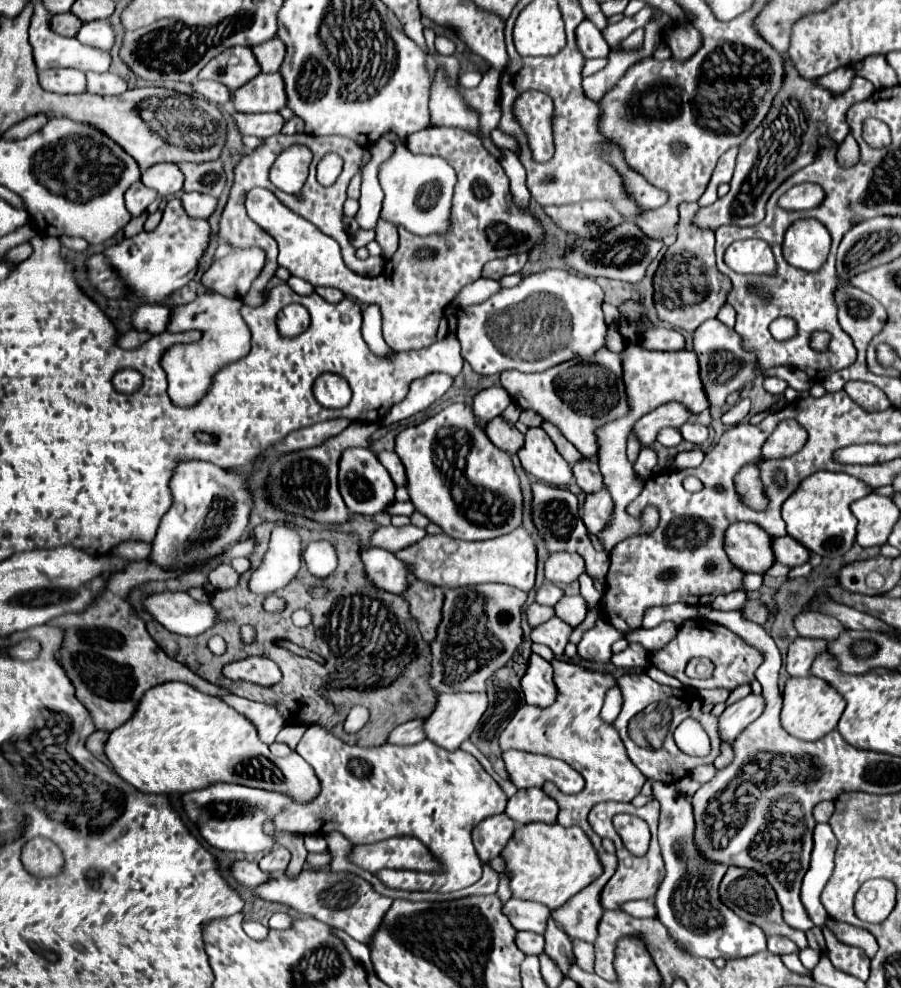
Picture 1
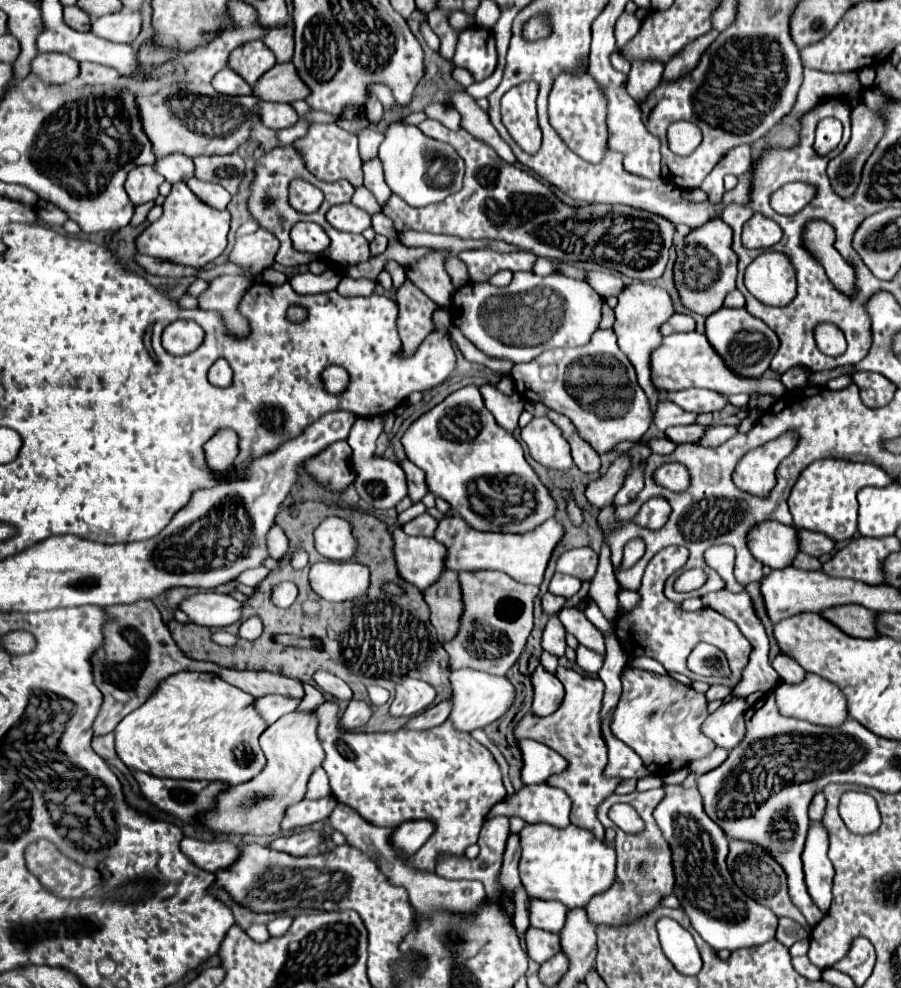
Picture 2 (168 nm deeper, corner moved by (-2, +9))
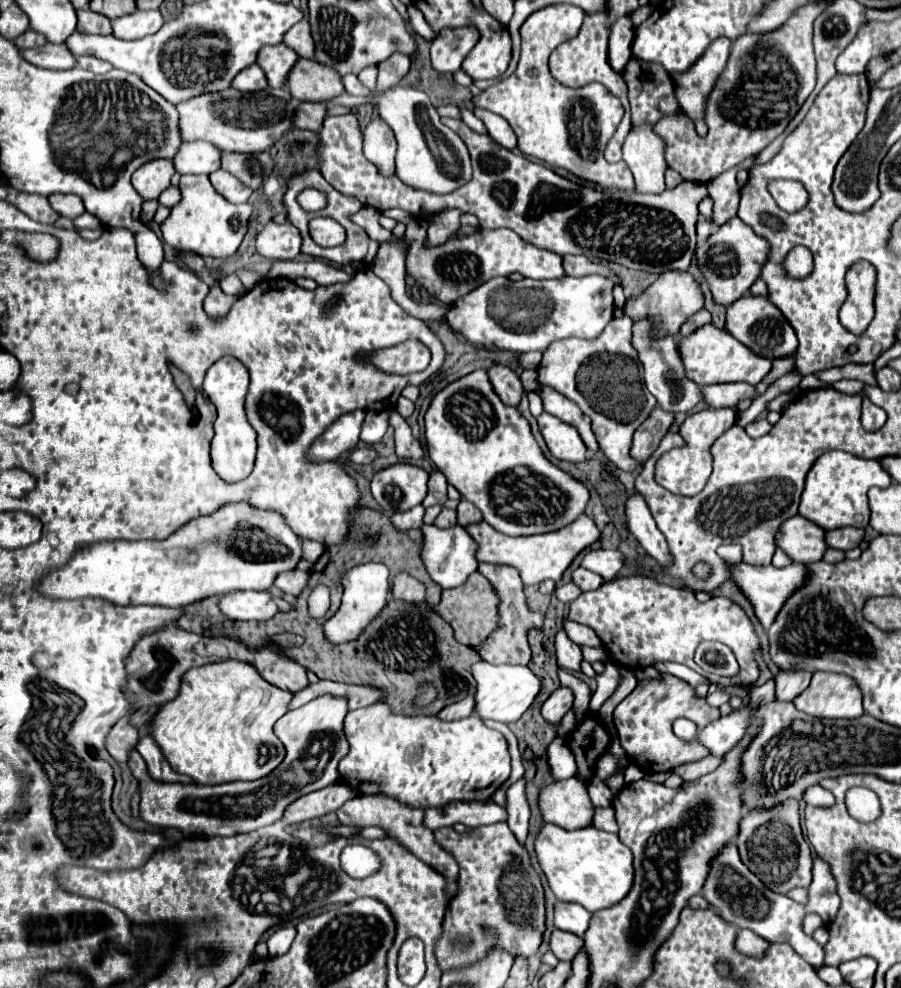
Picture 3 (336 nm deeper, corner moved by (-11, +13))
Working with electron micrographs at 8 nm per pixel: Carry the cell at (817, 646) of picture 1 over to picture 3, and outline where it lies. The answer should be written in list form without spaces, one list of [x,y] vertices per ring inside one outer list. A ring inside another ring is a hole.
[[[778,672],[776,680],[776,700],[792,702],[810,682],[810,672]]]

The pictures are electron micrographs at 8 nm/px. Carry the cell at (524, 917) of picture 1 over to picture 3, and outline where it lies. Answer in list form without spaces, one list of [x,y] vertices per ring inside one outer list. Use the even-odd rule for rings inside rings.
[[[558,902],[556,904],[556,912],[554,912],[554,924],[560,930],[572,932],[582,936],[588,930],[592,914],[588,910],[584,910],[582,906],[576,904],[568,904],[568,902]]]

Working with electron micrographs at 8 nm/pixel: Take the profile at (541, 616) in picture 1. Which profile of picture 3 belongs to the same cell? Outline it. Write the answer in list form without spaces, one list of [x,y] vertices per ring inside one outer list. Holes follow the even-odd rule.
[[[568,582],[568,584],[564,584],[564,586],[558,586],[556,588],[556,598],[560,600],[560,602],[572,602],[572,600],[576,600],[580,594],[582,594],[582,590],[574,584],[574,582]]]

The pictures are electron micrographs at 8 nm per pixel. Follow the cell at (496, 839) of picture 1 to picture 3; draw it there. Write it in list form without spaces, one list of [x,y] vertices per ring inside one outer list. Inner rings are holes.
[[[506,824],[478,826],[468,832],[456,832],[450,826],[434,832],[438,844],[454,854],[460,864],[458,894],[448,902],[442,936],[434,944],[434,956],[442,972],[466,968],[488,956],[490,950],[500,948],[512,956],[530,958],[542,944],[546,930],[544,886],[540,874],[530,864],[530,854],[516,840]],[[458,936],[468,936],[472,944],[466,950],[454,946]]]

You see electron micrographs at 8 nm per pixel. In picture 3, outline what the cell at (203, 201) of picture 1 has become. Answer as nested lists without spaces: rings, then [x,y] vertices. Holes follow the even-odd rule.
[[[216,170],[210,174],[210,182],[216,188],[218,194],[222,194],[224,198],[228,198],[230,202],[238,204],[238,202],[248,202],[248,198],[252,196],[252,190],[248,186],[244,186],[236,176],[232,176],[226,170]]]

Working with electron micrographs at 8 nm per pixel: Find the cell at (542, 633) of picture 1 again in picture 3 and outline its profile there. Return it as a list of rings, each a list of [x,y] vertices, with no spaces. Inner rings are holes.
[[[564,630],[556,634],[556,656],[558,656],[558,666],[580,672],[580,662],[582,662],[582,652],[574,642],[568,642],[568,636]]]

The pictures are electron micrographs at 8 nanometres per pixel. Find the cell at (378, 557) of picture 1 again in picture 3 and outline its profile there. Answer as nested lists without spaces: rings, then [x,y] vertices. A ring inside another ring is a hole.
[[[424,526],[424,550],[422,550],[422,558],[424,558],[424,566],[430,574],[430,578],[434,582],[438,582],[442,588],[456,588],[462,586],[468,576],[472,572],[476,572],[478,568],[478,560],[476,560],[476,550],[478,544],[474,538],[470,538],[470,534],[466,532],[464,526],[452,526],[452,528],[438,528],[438,526]]]

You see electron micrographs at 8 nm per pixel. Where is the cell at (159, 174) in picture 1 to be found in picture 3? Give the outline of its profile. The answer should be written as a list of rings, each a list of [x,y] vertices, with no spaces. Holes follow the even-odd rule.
[[[184,142],[174,166],[180,174],[212,174],[220,168],[220,156],[222,152],[210,142]]]

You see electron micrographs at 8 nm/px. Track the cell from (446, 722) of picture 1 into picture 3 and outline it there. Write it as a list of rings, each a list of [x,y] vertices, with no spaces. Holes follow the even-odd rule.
[[[478,662],[472,666],[472,674],[478,682],[478,692],[476,692],[476,714],[482,720],[498,720],[498,722],[516,722],[534,702],[538,696],[542,682],[528,666],[494,666],[488,662]]]

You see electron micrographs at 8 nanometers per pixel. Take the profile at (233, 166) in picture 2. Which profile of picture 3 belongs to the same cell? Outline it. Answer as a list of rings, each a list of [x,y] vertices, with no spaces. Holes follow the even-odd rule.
[[[222,154],[222,168],[240,178],[244,184],[248,184],[252,190],[258,190],[264,180],[264,170],[272,168],[270,154]]]

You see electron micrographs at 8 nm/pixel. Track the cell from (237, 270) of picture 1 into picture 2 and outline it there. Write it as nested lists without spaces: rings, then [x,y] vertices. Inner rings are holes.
[[[259,228],[257,232],[253,232],[249,236],[237,238],[237,242],[229,254],[229,262],[237,264],[251,276],[257,276],[263,270],[273,266],[273,258],[277,254],[277,250],[279,250],[279,240],[271,232]]]

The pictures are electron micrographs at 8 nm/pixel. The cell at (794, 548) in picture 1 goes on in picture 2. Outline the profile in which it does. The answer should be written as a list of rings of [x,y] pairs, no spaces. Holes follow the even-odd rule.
[[[797,530],[797,544],[799,544],[799,552],[805,552],[809,556],[821,556],[833,550],[833,542],[831,538],[827,538],[825,534],[819,532],[807,532],[807,530]]]

